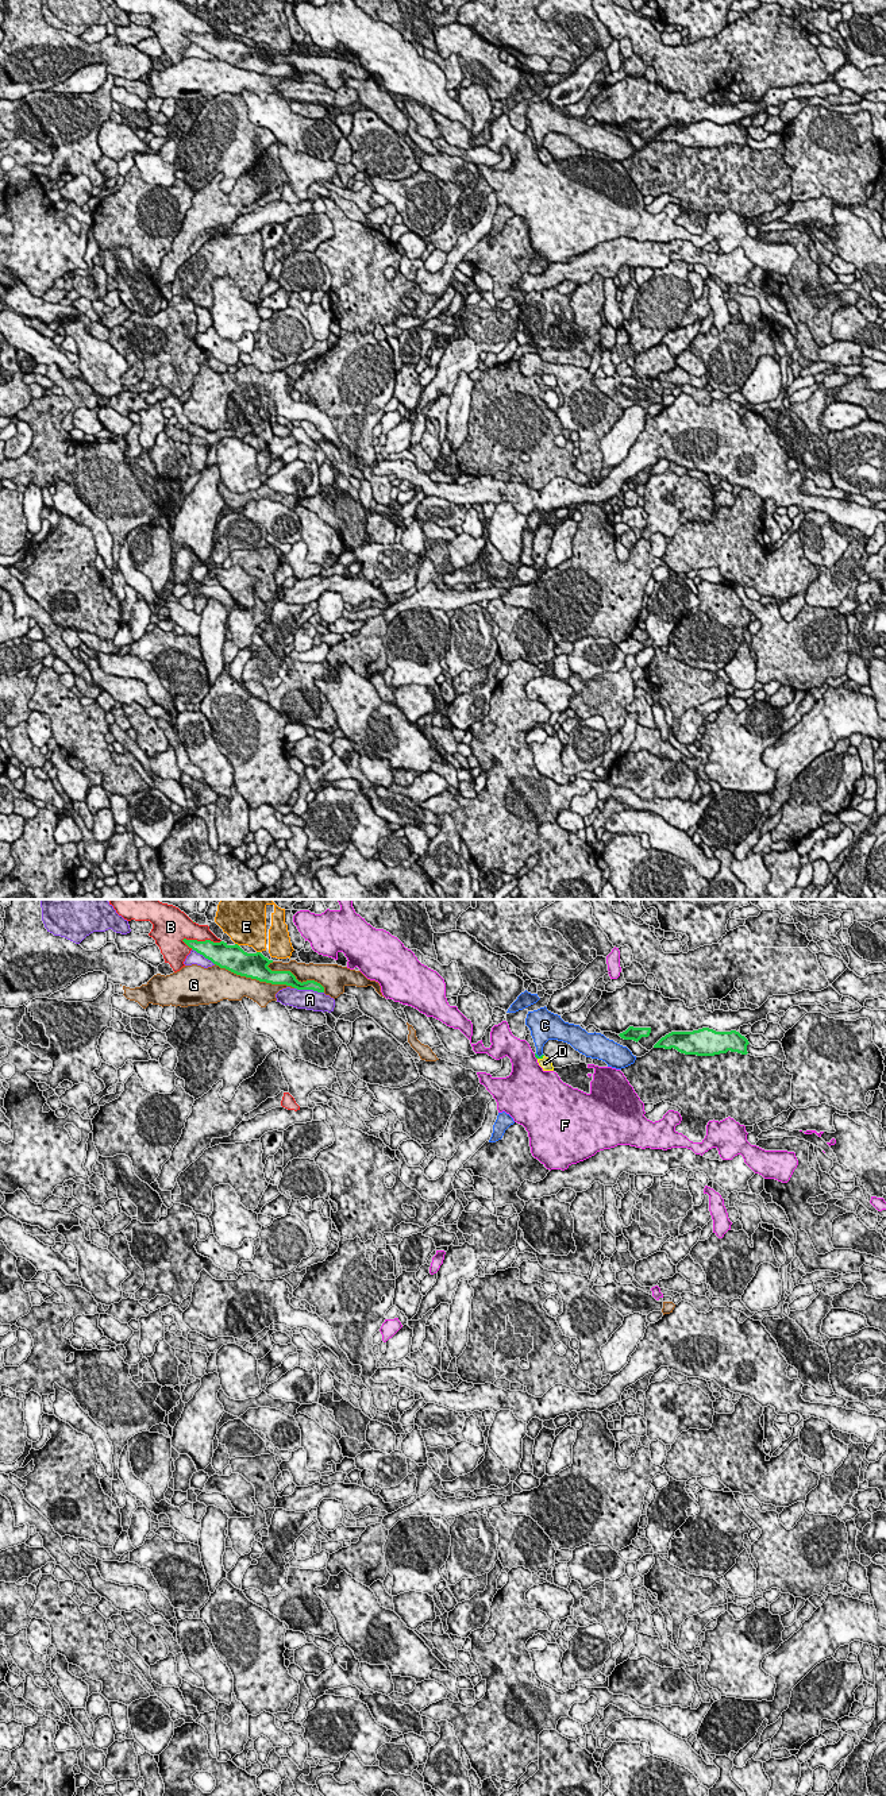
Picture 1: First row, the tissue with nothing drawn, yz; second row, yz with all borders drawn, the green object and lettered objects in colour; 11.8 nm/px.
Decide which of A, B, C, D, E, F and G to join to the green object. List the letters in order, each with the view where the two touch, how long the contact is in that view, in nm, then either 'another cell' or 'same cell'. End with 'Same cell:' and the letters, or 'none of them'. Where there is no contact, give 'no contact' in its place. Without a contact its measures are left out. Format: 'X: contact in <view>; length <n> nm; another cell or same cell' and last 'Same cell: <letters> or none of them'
A: contact in yz; length 360 nm; another cell
B: contact in yz; length 480 nm; another cell
C: contact in yz; length 100 nm; another cell
D: contact in yz; length 100 nm; same cell
E: contact in yz; length 60 nm; another cell
F: contact in yz; length 90 nm; another cell
G: contact in yz; length 1000 nm; another cell
Same cell: D

